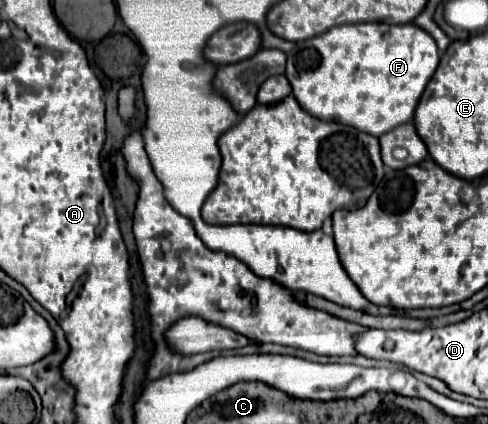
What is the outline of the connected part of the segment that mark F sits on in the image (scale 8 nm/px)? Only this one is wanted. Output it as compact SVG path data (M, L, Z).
M353 23L329 29L323 35L299 41L287 55L287 79L293 87L293 95L299 105L313 117L325 121L337 121L357 127L369 135L383 135L389 129L411 121L417 109L417 101L425 91L439 65L439 49L435 39L421 27L387 25L387 23Z

